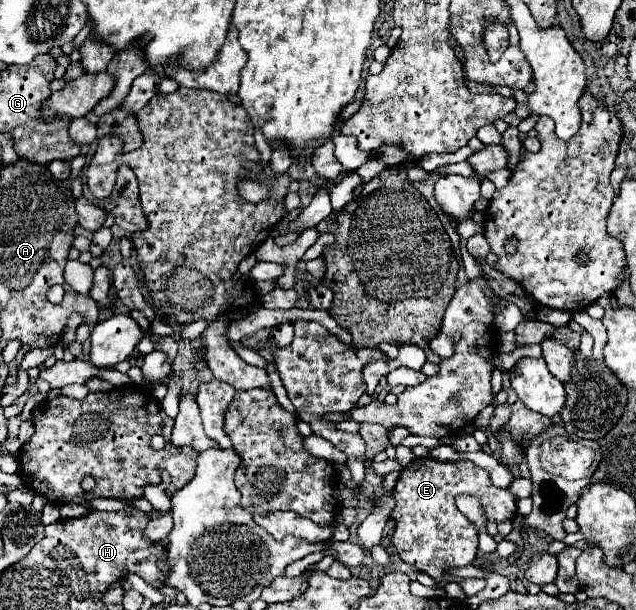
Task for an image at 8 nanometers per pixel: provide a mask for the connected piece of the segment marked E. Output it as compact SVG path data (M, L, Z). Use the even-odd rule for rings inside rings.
M430 457L414 459L402 469L394 487L396 507L390 517L396 521L396 529L392 543L402 561L422 573L428 573L436 583L452 575L452 569L470 565L478 553L478 529L458 511L454 503L458 495L476 497L486 521L502 523L516 517L516 497L508 489L494 487L488 473L468 459L448 463Z

